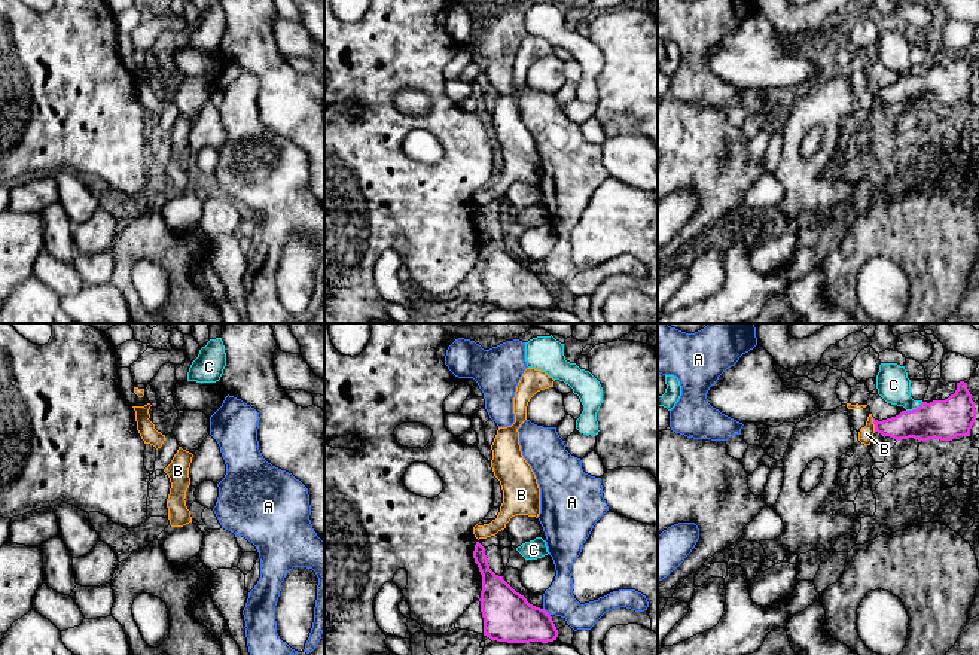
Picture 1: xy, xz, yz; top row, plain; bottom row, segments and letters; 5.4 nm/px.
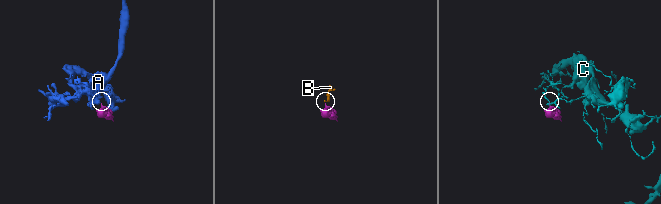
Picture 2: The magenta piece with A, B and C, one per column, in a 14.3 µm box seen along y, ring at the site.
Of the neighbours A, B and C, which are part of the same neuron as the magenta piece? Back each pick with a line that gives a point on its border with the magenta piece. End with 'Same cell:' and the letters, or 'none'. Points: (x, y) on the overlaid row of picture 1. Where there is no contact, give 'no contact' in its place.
Same cell: none

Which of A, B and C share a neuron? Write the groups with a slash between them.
A / B / C

